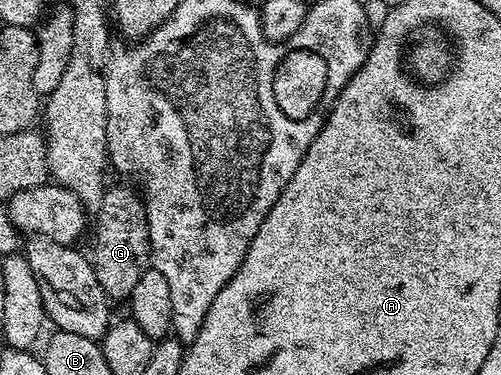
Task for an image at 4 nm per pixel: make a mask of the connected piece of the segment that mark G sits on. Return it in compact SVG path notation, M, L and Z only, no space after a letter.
M105 187L100 207L95 209L96 241L92 244L92 269L109 301L127 301L134 285L152 263L152 243L141 193L135 187Z

